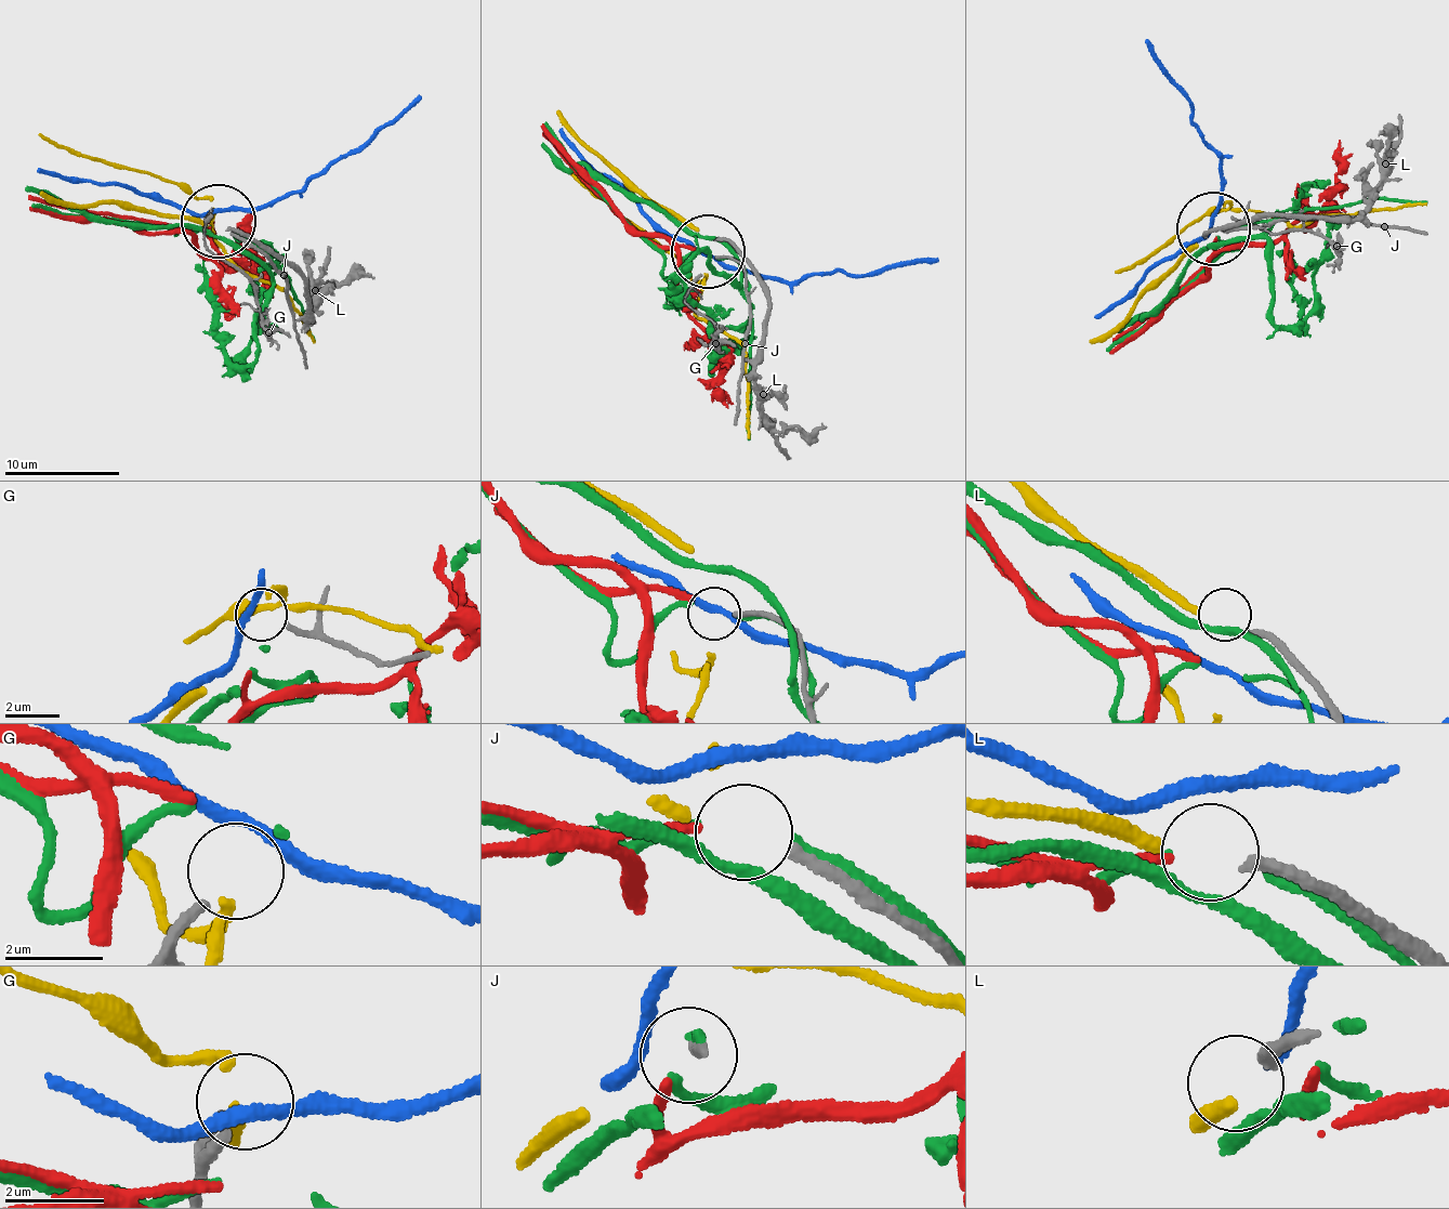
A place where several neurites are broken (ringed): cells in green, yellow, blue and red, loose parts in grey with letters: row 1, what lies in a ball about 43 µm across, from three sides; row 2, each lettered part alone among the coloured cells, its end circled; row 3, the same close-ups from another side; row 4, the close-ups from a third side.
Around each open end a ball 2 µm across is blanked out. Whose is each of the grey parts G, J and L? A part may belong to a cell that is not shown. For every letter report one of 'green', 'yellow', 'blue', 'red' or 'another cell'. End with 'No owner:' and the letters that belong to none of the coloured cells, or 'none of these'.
G: another cell
J: red
L: yellow
No owner: G

